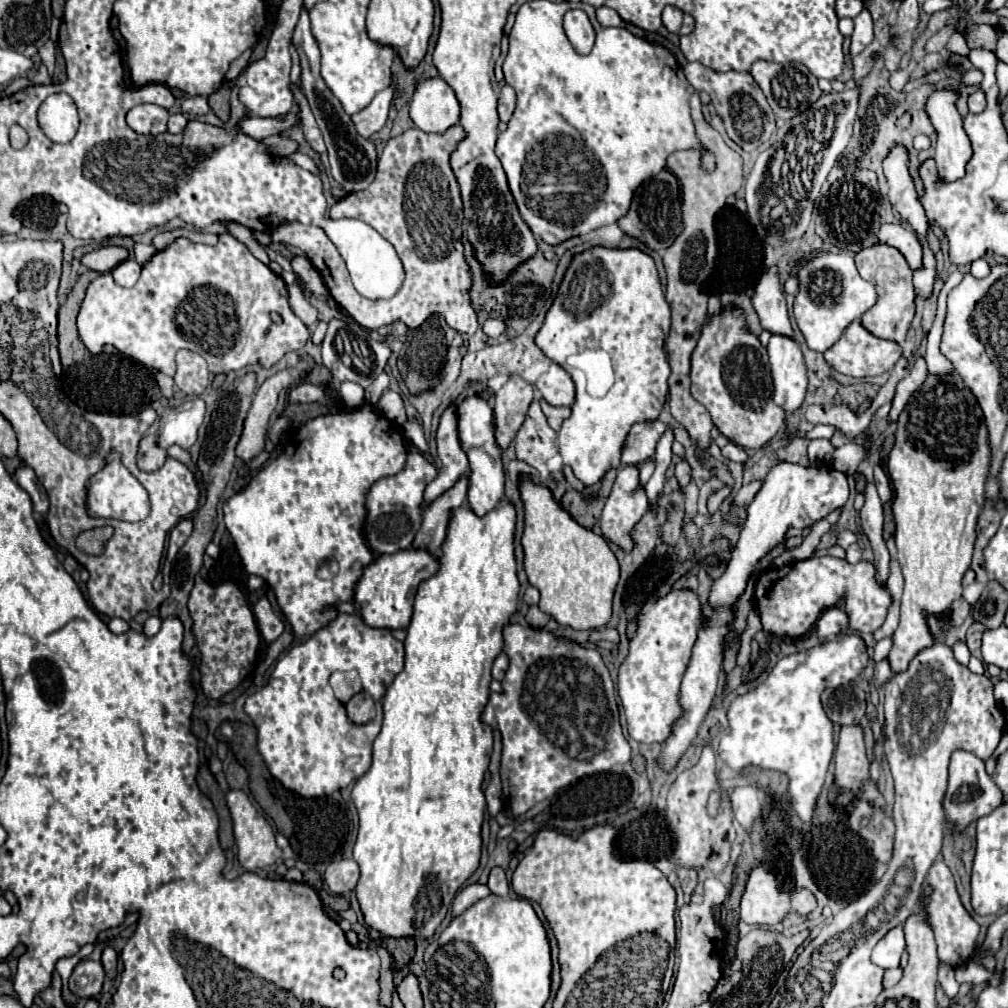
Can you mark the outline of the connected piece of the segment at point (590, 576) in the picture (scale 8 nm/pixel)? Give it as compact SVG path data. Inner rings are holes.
M523 477L521 497L525 503L525 573L529 583L539 589L539 609L553 617L559 625L587 631L609 623L613 593L619 581L619 563L601 535L581 527L571 515L551 497L551 491L533 485Z

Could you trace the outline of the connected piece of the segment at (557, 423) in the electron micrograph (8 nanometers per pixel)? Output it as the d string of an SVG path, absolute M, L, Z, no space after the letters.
M541 399L541 407L543 407L543 413L547 417L547 423L557 431L561 427L561 423L569 417L569 407L555 407L555 405L549 405L545 399Z

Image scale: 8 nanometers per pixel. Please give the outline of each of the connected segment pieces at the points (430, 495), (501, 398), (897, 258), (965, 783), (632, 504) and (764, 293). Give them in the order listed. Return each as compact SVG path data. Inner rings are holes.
M449 405L439 421L437 455L441 459L441 467L437 477L425 489L423 509L427 509L437 497L441 497L447 489L451 489L469 471L465 453L461 451L461 443L457 443L457 415L453 407L455 405Z
M511 375L501 391L493 397L495 409L495 427L497 427L497 445L505 451L515 439L527 409L533 401L533 385L519 375Z
M873 245L867 249L861 249L855 255L855 265L863 279L871 281L877 289L877 303L863 313L861 325L873 333L879 339L889 339L895 343L901 343L907 335L907 329L915 315L915 295L913 295L913 283L911 283L911 267L907 265L905 257L891 245Z
M955 751L951 755L949 765L949 787L945 793L945 811L947 821L955 823L959 829L969 825L971 821L977 821L985 815L989 815L993 809L997 809L1003 803L1003 795L999 787L993 783L993 779L985 773L985 763L967 751Z
M637 467L619 469L599 521L603 537L621 547L625 553L633 551L635 543L631 533L649 509L645 491L637 491L637 475Z
M767 269L753 287L753 307L761 319L761 325L771 335L783 335L793 339L793 329L787 315L785 293L779 283L777 269Z

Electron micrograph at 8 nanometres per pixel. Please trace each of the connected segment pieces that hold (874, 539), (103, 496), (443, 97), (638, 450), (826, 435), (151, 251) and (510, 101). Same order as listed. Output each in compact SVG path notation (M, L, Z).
M867 483L867 487L865 487L865 505L859 513L861 513L863 531L869 537L871 549L873 549L873 555L875 555L873 563L875 563L875 569L877 569L877 579L881 583L885 583L887 577L889 577L889 559L891 559L891 555L889 555L885 539L883 539L883 505L879 501L875 483Z
M111 451L107 455L107 463L89 479L87 495L85 495L85 509L89 517L99 519L121 519L121 521L143 521L149 515L149 493L145 487L125 469L121 463L121 455Z
M441 77L425 79L415 87L409 115L419 129L441 133L459 121L459 113L455 93Z
M651 421L651 423L637 423L631 427L625 447L623 447L623 457L621 465L639 465L645 463L653 457L655 445L665 433L667 425L661 421Z
M815 425L809 433L805 433L805 437L807 439L831 439L833 433L835 433L835 429L829 425Z
M135 243L135 257L139 265L145 265L153 255L157 253L157 249L153 245L143 245L143 243Z
M503 85L501 95L499 95L499 119L507 123L513 111L515 111L515 91L511 85Z

